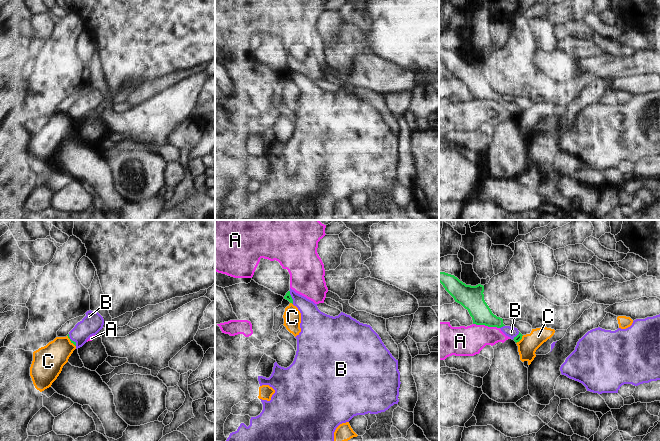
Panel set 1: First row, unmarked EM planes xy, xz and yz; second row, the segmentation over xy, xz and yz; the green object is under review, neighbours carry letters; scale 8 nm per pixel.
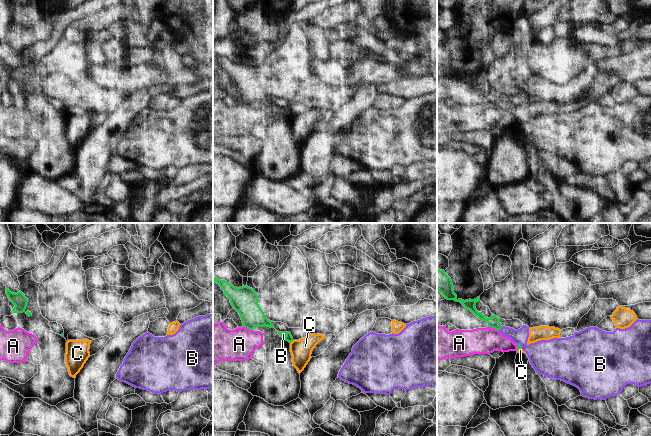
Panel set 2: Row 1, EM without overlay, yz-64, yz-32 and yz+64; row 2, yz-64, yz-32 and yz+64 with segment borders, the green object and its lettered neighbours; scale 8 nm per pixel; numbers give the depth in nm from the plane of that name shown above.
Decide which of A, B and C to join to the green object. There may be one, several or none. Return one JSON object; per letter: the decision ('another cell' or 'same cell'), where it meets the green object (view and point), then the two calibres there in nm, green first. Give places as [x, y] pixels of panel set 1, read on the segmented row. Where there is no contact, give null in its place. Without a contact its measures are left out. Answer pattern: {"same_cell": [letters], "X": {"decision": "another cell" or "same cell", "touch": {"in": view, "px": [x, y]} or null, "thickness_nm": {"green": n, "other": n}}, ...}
{"same_cell": ["B"], "A": {"decision": "another cell", "touch": {"in": "yz", "px": [486, 325]}, "thickness_nm": {"green": 190, "other": 240}}, "B": {"decision": "same cell", "touch": {"in": "xz", "px": [291, 297]}, "thickness_nm": {"green": 50, "other": 190}}, "C": {"decision": "another cell", "touch": {"in": "xy", "px": [70, 340]}, "thickness_nm": {"green": 20, "other": 260}}}

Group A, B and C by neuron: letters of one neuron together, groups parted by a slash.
A / B / C

